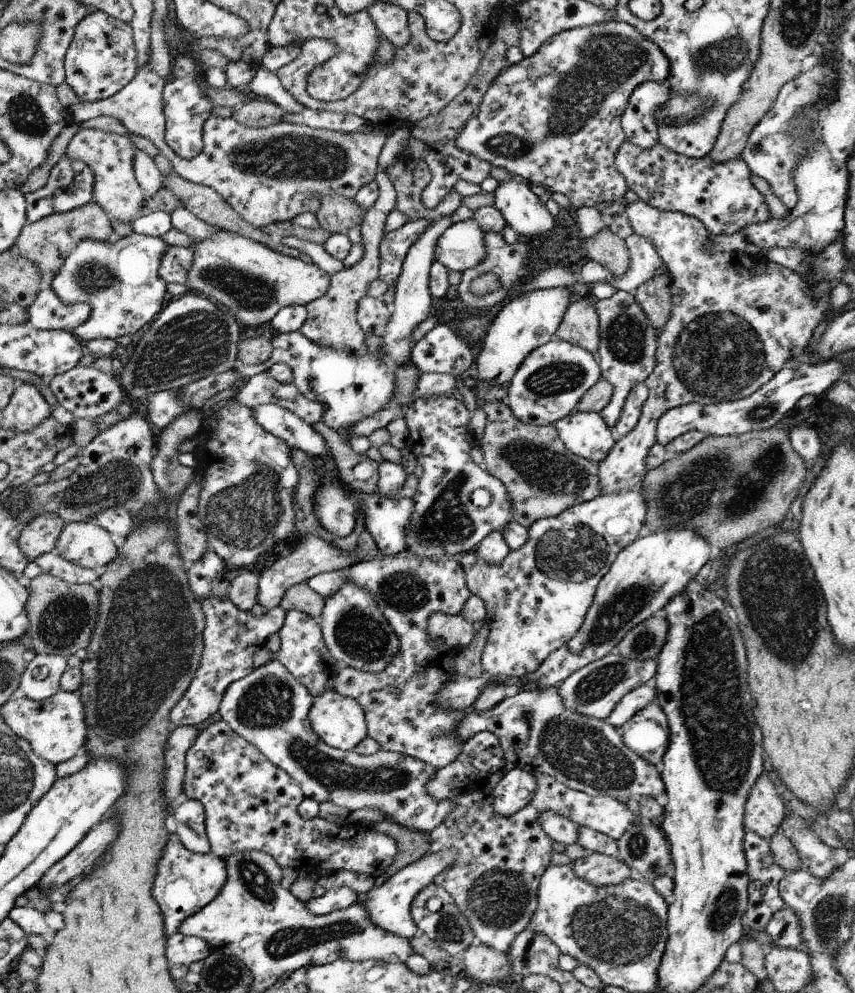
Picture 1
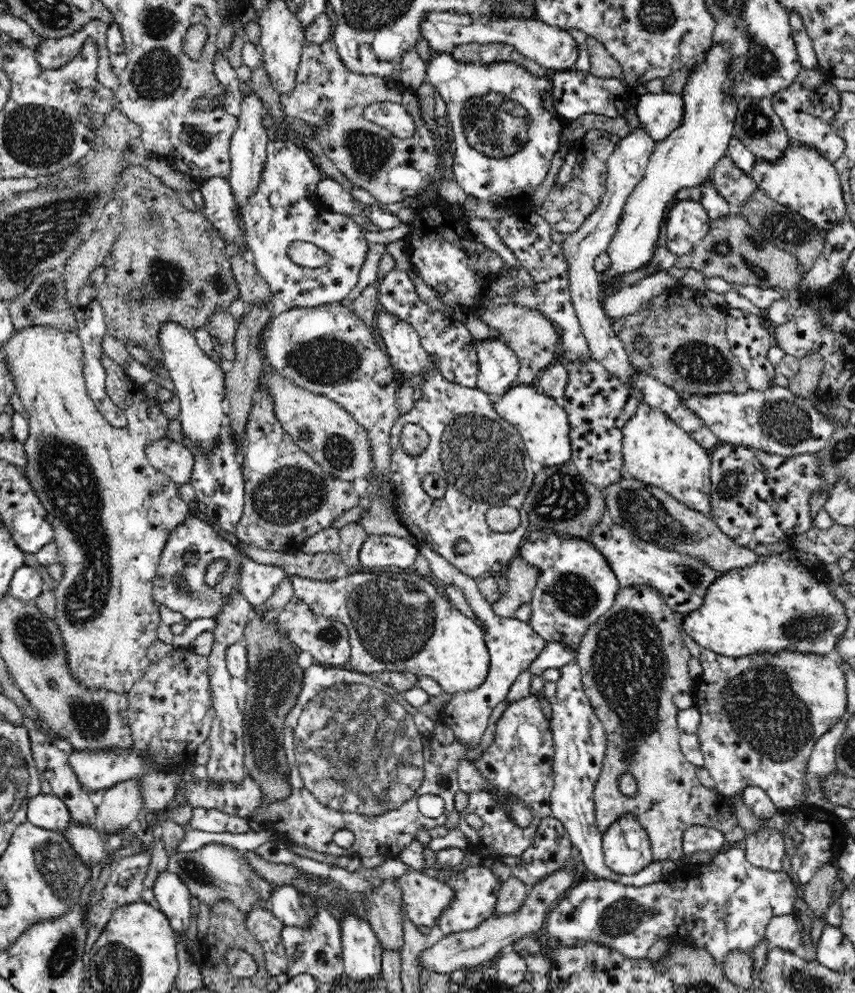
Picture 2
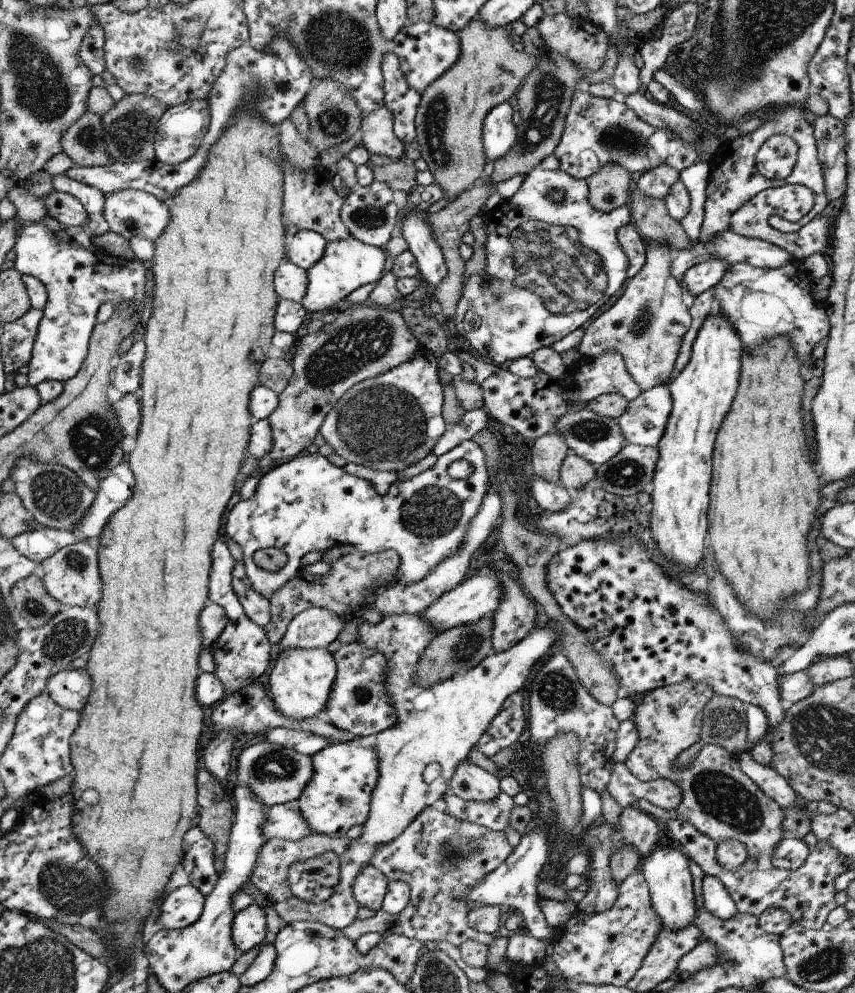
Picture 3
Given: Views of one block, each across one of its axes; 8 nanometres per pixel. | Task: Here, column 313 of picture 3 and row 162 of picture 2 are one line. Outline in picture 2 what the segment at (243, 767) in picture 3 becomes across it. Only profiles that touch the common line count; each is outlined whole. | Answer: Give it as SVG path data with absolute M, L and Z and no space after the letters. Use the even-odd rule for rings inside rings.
M744 96L737 103L737 113L734 118L733 136L741 140L746 148L754 154L757 160L765 160L772 164L786 152L790 146L790 136L788 136L781 118L773 109L771 98L754 98L753 96Z

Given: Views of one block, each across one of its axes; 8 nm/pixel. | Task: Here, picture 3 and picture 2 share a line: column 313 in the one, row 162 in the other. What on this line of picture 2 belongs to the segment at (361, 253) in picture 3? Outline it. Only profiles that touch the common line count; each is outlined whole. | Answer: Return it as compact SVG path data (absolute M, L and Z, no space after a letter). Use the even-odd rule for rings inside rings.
M274 138L267 142L266 165L258 190L248 198L239 210L248 248L254 255L254 265L262 279L268 284L273 295L282 300L288 309L318 307L340 303L346 299L358 284L360 271L367 258L369 242L363 230L351 217L345 214L325 212L314 199L313 186L320 181L319 166L311 154L292 138ZM297 241L313 243L330 255L330 262L322 268L298 266L290 260L289 247Z

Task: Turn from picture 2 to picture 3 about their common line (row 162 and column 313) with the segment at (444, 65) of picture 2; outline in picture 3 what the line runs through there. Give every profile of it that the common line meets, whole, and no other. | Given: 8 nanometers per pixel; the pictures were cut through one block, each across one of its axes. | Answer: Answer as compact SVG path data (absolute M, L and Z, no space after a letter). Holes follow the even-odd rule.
M472 439L469 441L463 441L461 444L454 447L451 451L448 451L443 455L439 455L438 461L433 468L430 468L425 472L421 472L420 474L417 474L415 477L412 477L408 480L396 480L383 493L378 492L378 490L375 488L375 484L372 484L372 482L369 480L348 474L342 467L336 467L335 465L332 465L328 459L325 456L320 455L320 453L306 454L306 456L294 458L293 461L274 465L269 470L263 471L258 479L259 481L255 495L252 496L251 499L245 501L240 500L240 502L236 504L232 510L230 510L230 514L228 514L228 518L226 518L226 534L228 534L228 538L232 539L234 542L237 542L242 547L242 559L245 564L245 573L249 578L252 588L255 591L258 591L258 594L264 595L268 600L277 591L280 591L284 586L286 586L286 584L290 582L294 576L301 573L301 561L306 556L306 554L312 553L314 551L324 552L325 550L328 550L331 545L352 545L359 551L366 551L367 553L378 553L379 551L394 549L396 552L398 552L401 558L401 563L398 567L397 573L395 574L395 579L393 580L392 584L400 583L403 585L409 585L410 583L420 582L423 578L426 578L427 575L431 573L431 570L434 570L434 568L438 566L438 563L445 561L446 558L456 554L462 548L462 545L465 544L465 534L469 530L470 523L476 514L478 514L483 498L489 490L488 470L486 469L486 458L484 452L478 443ZM464 460L468 460L468 462L474 466L472 475L466 479L454 479L450 477L446 470L453 467L454 462ZM271 546L274 548L280 548L280 550L285 552L286 556L288 556L288 562L286 566L276 573L261 569L254 563L254 560L252 559L252 556L254 556L254 552L256 552L256 550L260 550L261 548L270 548Z

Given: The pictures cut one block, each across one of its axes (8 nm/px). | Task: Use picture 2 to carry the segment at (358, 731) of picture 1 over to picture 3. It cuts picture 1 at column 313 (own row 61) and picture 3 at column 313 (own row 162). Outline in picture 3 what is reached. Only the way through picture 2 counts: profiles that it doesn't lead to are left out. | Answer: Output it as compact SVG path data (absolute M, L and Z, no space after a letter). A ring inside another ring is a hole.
M278 648L268 686L270 686L272 700L284 716L305 719L315 717L318 712L325 710L330 693L336 684L336 678L337 661L327 648Z

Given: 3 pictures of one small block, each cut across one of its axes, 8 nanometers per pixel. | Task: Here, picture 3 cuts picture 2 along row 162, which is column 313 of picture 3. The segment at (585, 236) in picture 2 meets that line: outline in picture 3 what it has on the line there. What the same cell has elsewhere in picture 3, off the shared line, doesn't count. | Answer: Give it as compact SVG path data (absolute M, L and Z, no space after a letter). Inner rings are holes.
M313 607L290 621L278 648L328 648L343 632L346 618L324 607Z

